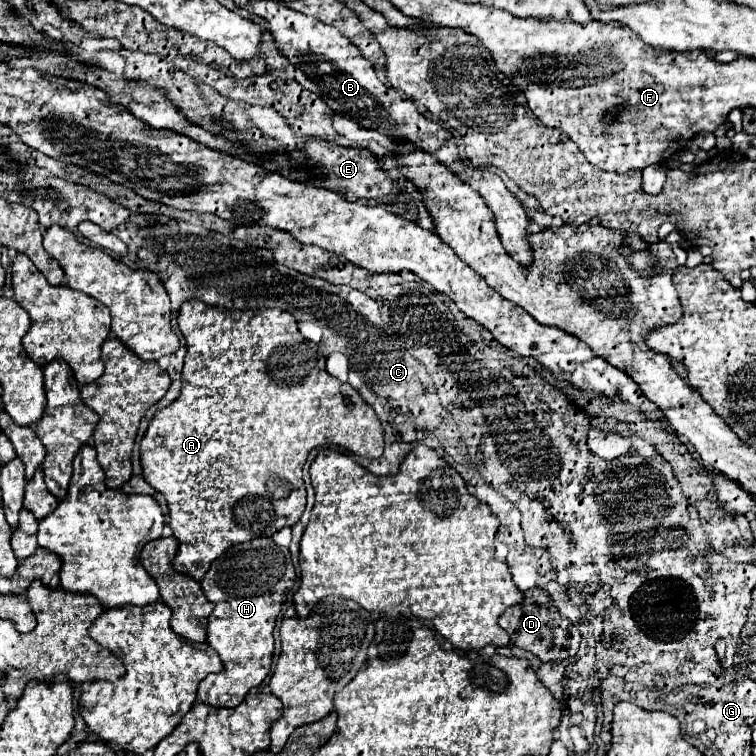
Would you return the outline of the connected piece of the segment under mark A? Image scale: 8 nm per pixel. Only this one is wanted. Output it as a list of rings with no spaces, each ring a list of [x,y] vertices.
[[[186,301],[178,311],[178,327],[188,345],[182,391],[174,403],[152,417],[140,445],[140,461],[144,479],[168,501],[168,525],[180,541],[174,569],[202,579],[210,563],[230,545],[256,535],[274,535],[282,527],[298,523],[306,507],[302,467],[314,447],[328,443],[376,459],[384,451],[384,431],[360,393],[326,373],[320,345],[300,335],[296,319],[288,311],[220,311],[202,301]]]

